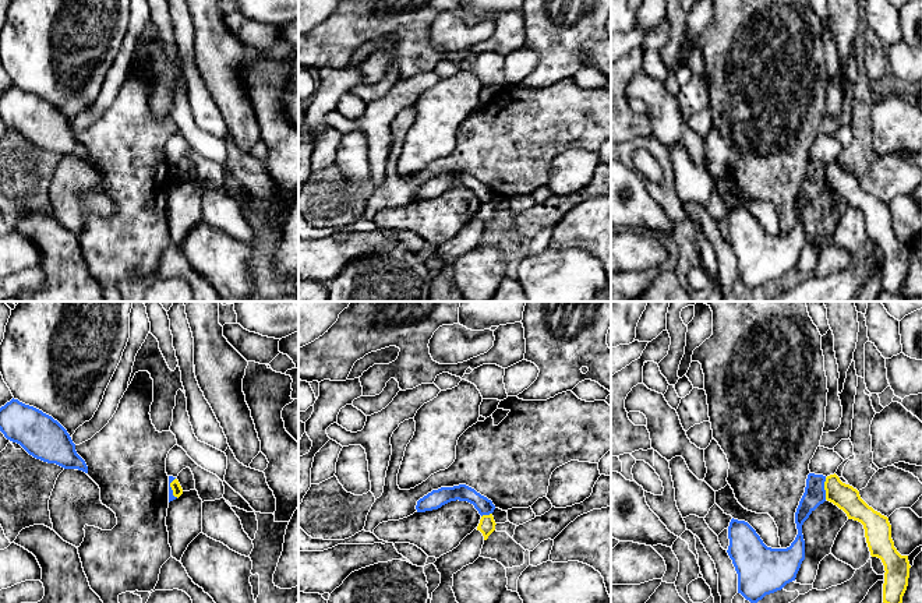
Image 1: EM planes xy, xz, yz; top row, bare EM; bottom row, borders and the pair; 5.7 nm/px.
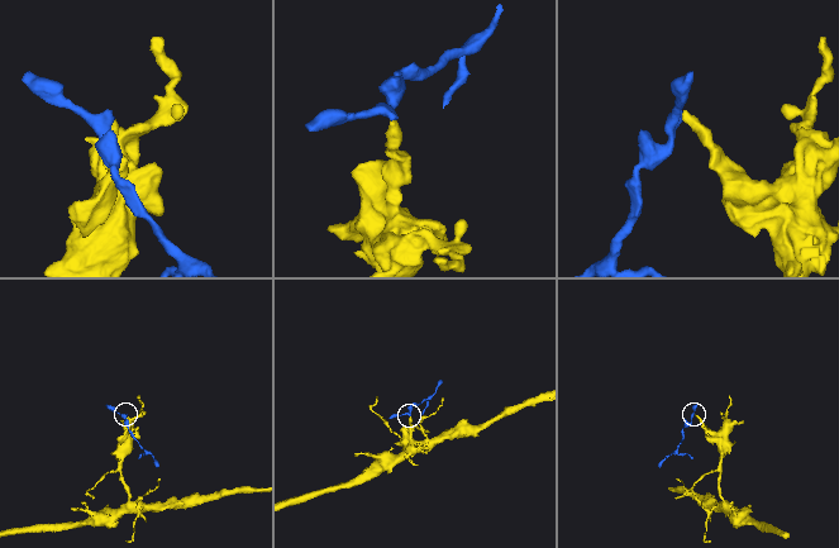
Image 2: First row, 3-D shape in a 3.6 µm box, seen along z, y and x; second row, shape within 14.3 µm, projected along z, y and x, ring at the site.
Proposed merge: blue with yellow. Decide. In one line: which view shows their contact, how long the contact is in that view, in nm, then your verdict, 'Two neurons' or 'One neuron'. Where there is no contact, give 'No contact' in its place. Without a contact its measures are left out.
Touches blue in yz. Shared border 130 nm. Two neurons

